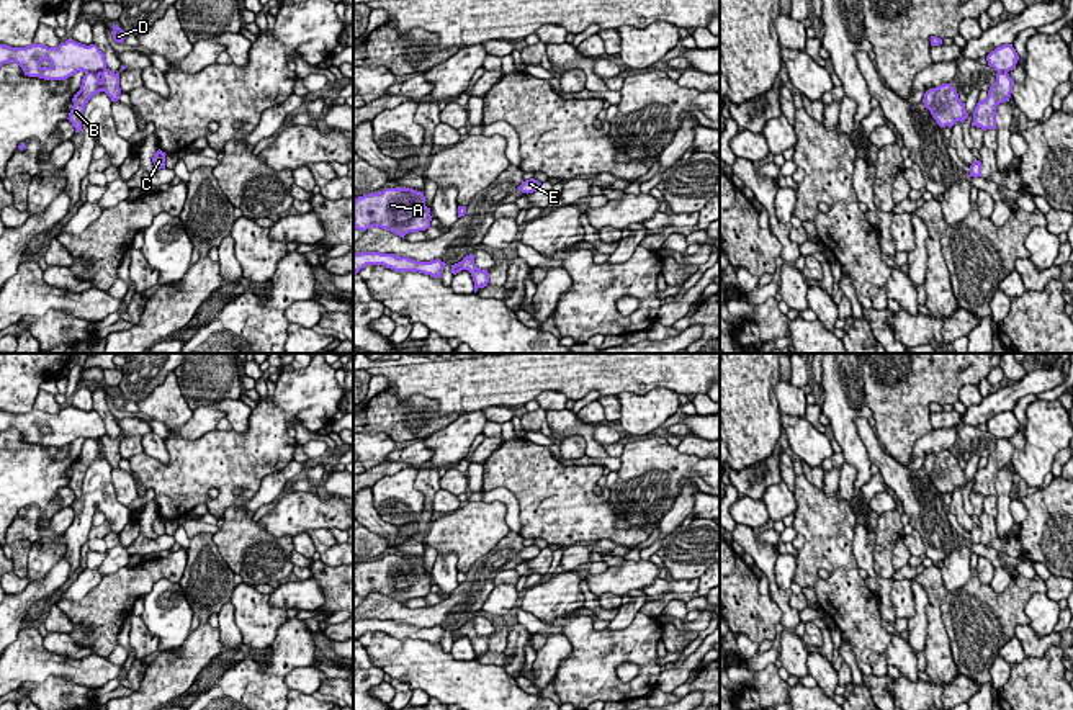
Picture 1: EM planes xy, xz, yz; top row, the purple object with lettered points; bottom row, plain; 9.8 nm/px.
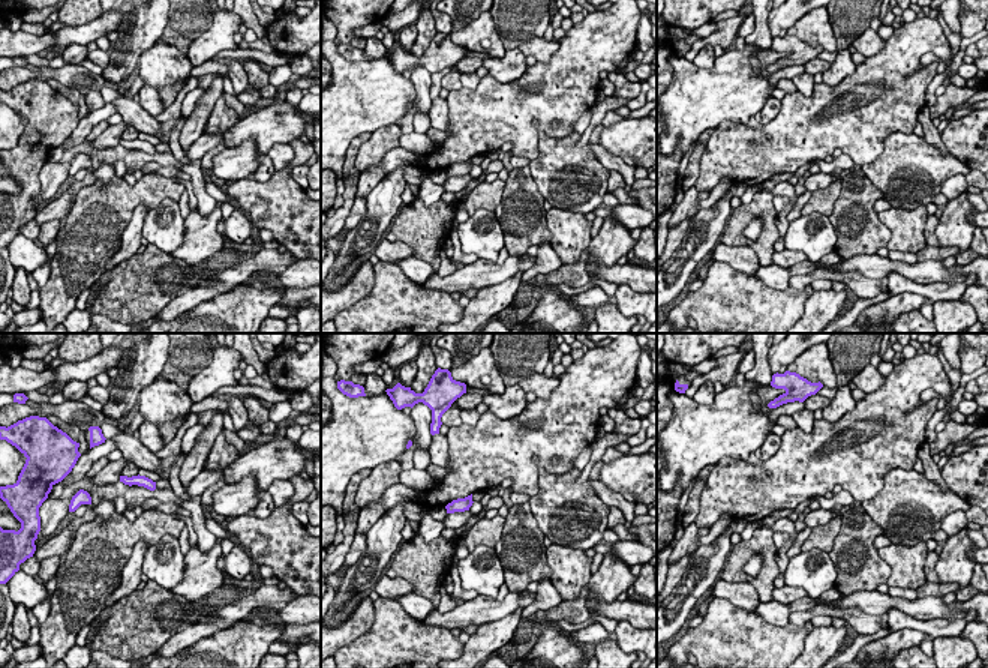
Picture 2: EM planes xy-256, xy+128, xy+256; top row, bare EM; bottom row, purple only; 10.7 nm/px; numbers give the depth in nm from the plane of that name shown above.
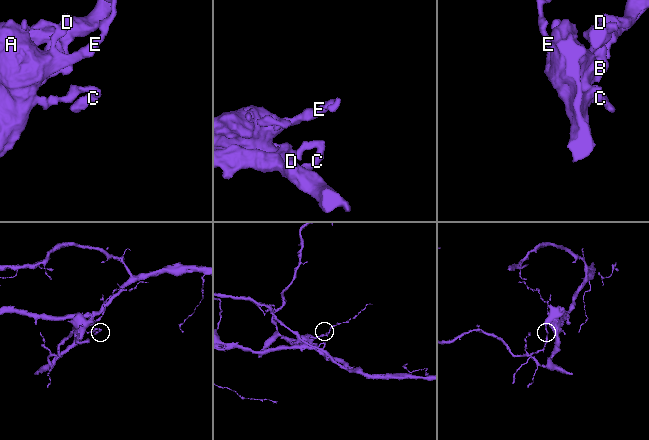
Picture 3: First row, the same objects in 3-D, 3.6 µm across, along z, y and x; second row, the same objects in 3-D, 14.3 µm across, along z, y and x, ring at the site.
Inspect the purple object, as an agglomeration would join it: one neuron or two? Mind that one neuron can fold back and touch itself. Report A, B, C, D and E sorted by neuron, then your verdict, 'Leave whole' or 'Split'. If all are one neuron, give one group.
Groups: A B C E / D. Split

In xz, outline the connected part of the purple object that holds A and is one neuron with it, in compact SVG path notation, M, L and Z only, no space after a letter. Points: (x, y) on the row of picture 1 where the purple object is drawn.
M384 188L353 201L353 227L366 231L381 227L402 237L430 227L430 208L422 191L412 188Z

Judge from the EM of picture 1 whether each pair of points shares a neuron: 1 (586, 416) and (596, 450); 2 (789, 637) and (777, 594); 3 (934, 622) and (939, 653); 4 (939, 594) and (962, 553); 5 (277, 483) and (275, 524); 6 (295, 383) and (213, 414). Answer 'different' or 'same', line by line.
1: different
2: different
3: same
4: different
5: different
6: different

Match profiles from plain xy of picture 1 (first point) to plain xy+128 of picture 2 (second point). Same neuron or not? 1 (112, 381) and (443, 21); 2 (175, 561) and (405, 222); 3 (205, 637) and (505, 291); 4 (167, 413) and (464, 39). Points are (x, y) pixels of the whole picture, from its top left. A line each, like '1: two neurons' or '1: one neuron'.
1: one neuron
2: one neuron
3: one neuron
4: one neuron

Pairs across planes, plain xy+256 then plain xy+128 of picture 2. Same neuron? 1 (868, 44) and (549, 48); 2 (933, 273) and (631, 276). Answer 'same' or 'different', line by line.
1: same
2: same

